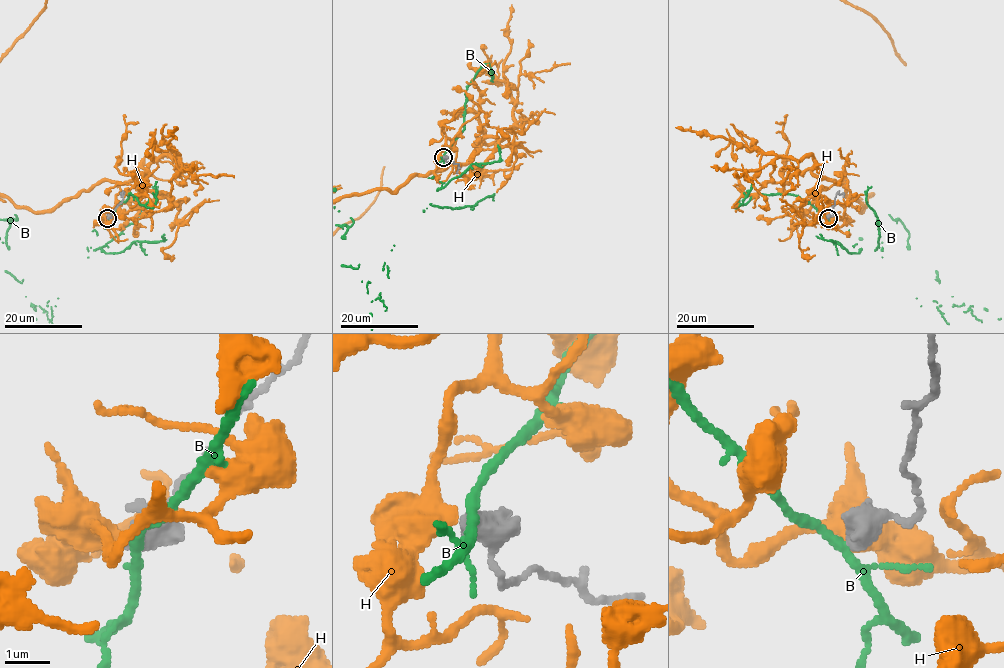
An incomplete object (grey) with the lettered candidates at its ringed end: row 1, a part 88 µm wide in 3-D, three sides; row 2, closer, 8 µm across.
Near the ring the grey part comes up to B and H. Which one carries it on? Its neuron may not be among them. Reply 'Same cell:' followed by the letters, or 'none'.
Same cell: none

